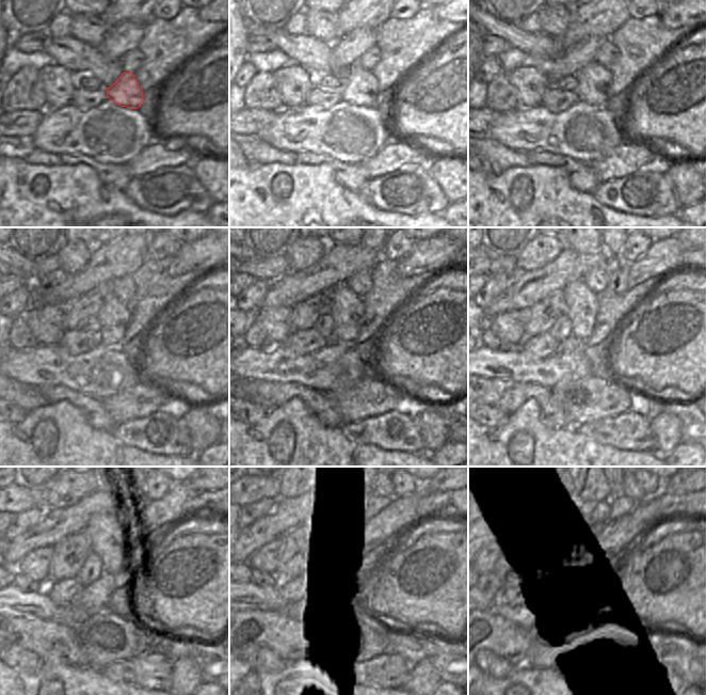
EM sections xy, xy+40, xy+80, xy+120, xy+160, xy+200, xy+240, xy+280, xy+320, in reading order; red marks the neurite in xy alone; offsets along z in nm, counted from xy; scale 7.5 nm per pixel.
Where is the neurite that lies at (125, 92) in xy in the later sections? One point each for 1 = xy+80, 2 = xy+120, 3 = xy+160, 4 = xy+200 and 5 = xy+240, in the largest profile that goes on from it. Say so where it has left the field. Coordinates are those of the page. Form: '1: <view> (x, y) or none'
1: xy+80 (594, 80)
2: xy+120 (113, 316)
3: xy+160 (348, 309)
4: xy+200 (582, 304)
5: xy+240 (106, 535)

